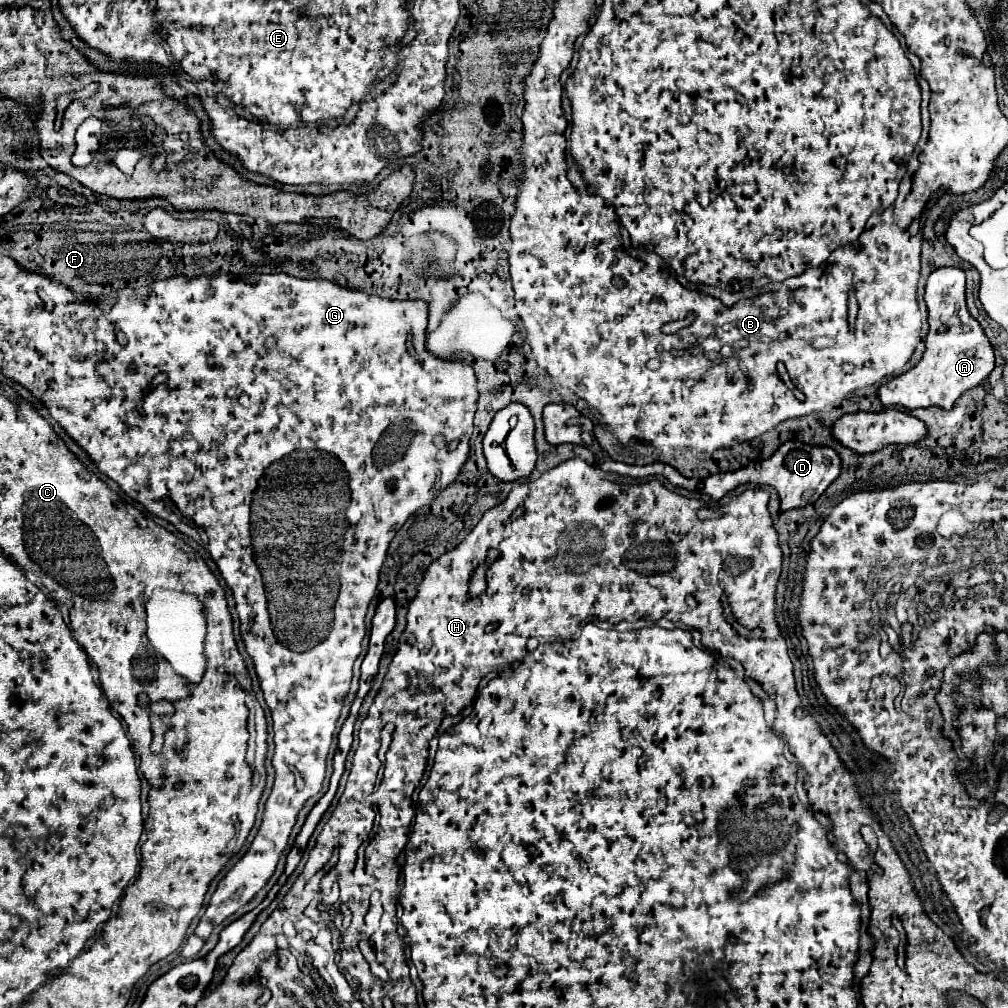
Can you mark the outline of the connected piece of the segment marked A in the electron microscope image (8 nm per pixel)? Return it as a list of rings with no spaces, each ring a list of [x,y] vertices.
[[[938,268],[930,274],[926,282],[926,306],[928,306],[928,336],[926,336],[926,350],[922,360],[910,368],[904,376],[898,376],[884,384],[878,390],[878,398],[884,406],[904,406],[908,410],[914,408],[928,408],[928,406],[940,406],[940,408],[952,408],[954,400],[958,400],[966,390],[976,388],[982,380],[990,376],[994,370],[994,348],[988,342],[982,326],[970,316],[964,300],[964,270],[962,268]]]

